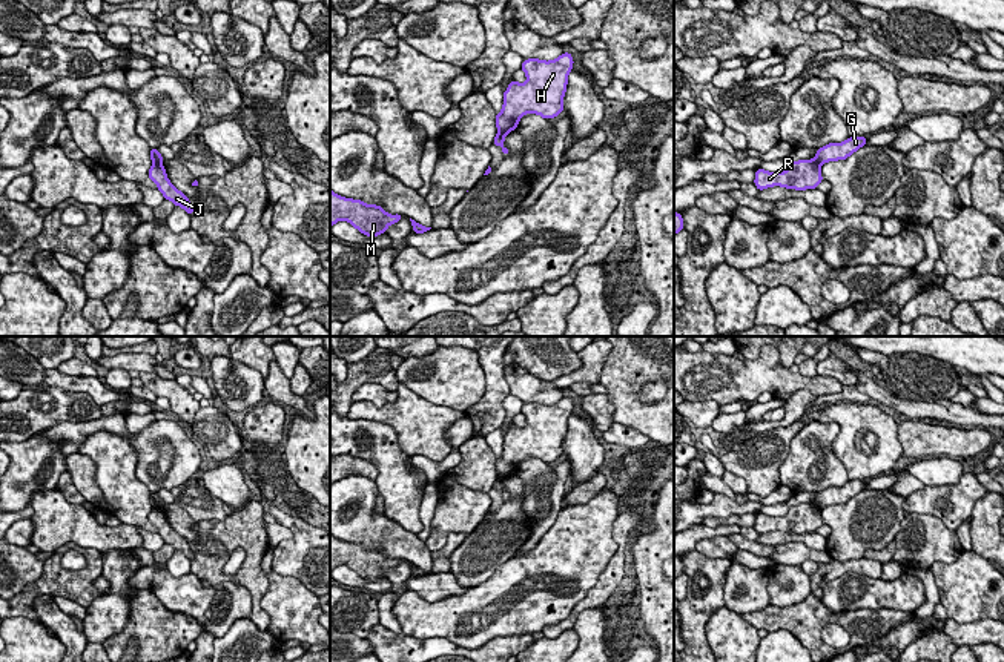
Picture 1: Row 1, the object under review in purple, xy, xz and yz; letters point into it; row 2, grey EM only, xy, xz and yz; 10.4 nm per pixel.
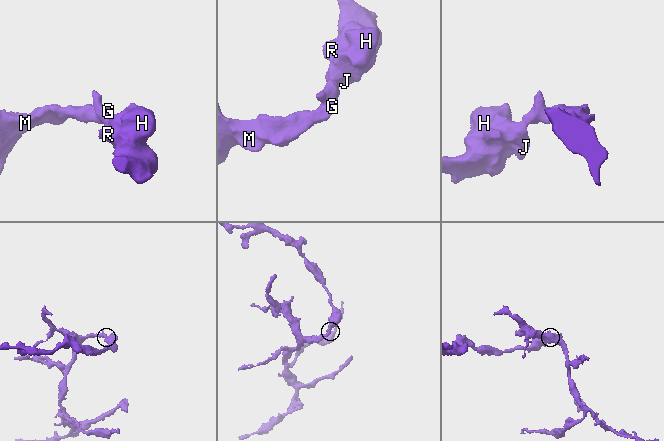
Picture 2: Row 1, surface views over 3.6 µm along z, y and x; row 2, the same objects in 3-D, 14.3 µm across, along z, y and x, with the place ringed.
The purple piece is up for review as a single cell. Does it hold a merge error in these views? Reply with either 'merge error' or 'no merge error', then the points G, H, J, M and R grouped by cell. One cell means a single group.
merge error; G M / H J R

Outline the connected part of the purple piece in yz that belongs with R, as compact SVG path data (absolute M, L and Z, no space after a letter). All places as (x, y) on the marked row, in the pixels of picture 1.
M811 158L789 163L784 172L768 172L760 167L755 170L754 184L758 190L774 186L806 190L817 189L821 181L821 164Z

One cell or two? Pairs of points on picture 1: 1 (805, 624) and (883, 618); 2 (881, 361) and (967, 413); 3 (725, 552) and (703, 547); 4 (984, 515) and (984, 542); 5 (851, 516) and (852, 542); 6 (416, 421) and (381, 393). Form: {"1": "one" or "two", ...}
{"1": "one", "2": "two", "3": "one", "4": "one", "5": "one", "6": "two"}

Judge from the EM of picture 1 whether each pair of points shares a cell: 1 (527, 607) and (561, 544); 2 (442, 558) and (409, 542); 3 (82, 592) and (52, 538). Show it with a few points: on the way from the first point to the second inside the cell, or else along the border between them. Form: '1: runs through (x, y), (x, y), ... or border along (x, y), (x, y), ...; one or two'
1: runs through (551, 599), (573, 598), (582, 590), (570, 569); one
2: border along (430, 552), (432, 570); two
3: border along (75, 544), (65, 542), (52, 553); two

